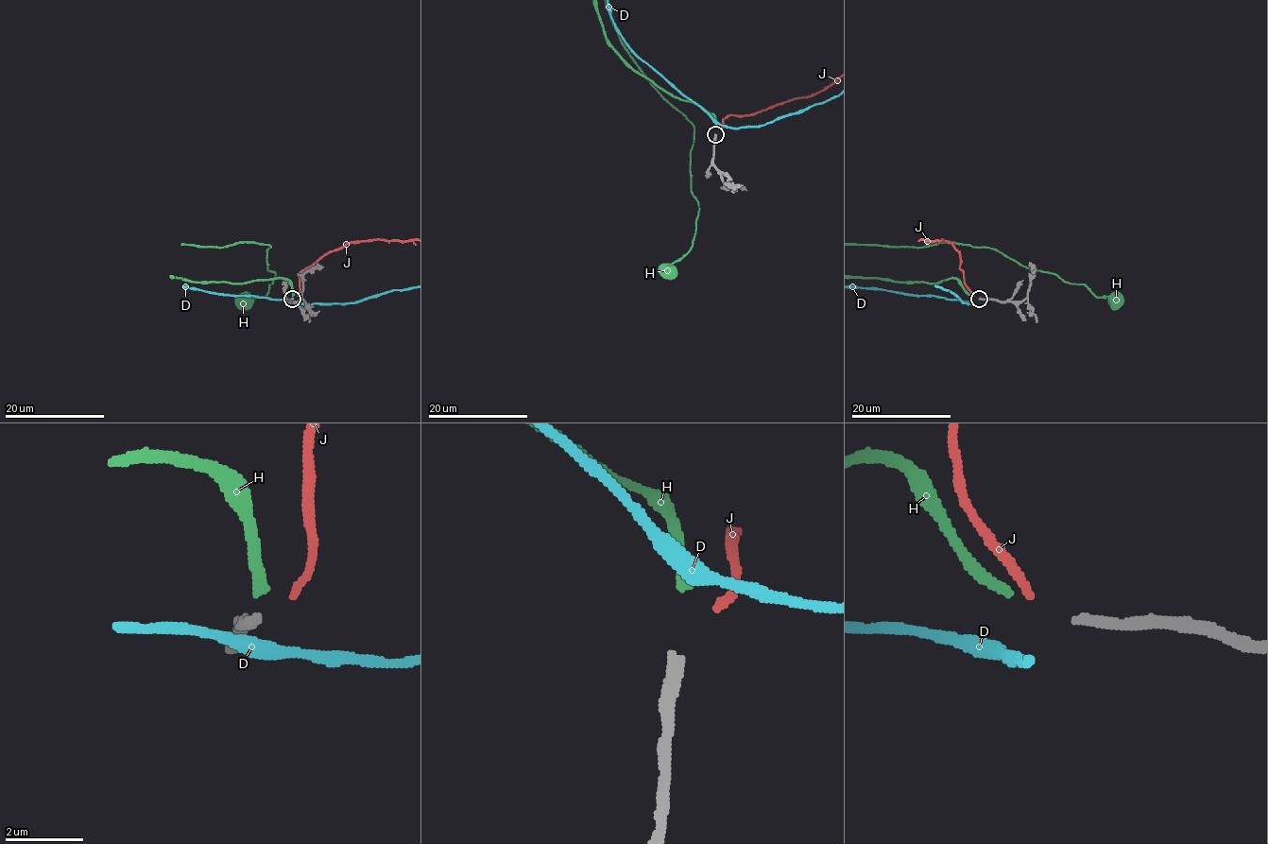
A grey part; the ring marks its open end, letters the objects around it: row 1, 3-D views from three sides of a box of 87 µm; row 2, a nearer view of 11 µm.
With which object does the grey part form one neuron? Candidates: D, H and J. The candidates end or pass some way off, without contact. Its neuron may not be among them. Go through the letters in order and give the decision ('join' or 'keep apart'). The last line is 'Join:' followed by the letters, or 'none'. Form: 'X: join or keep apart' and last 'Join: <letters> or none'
D: keep apart
H: join
J: keep apart
Join: H

